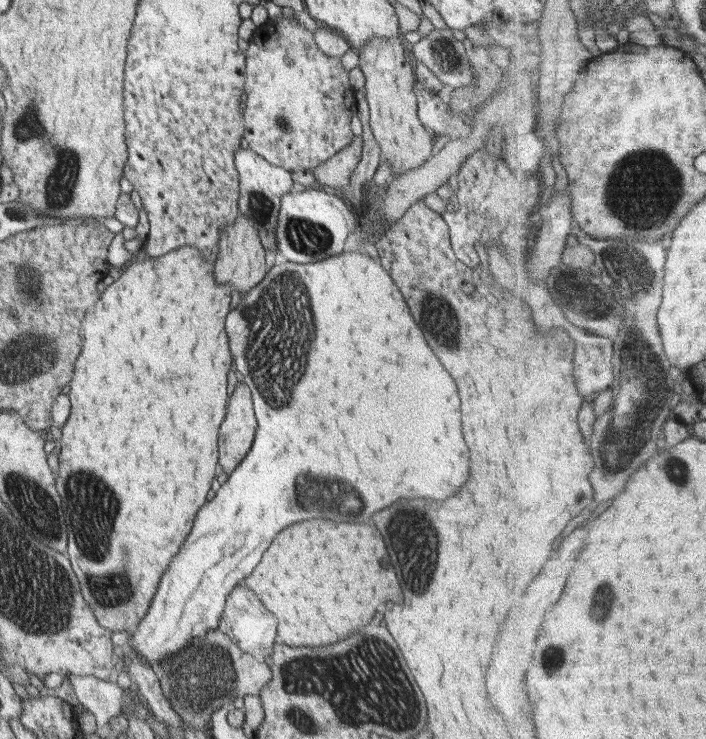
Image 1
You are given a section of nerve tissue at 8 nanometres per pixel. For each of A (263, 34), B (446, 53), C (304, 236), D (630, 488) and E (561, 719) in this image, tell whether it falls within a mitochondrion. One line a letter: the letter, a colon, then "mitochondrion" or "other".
A: other
B: mitochondrion
C: mitochondrion
D: other
E: other

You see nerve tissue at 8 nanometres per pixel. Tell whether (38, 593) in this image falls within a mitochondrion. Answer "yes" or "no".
yes

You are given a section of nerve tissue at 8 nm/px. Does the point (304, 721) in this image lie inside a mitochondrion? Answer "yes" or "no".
yes

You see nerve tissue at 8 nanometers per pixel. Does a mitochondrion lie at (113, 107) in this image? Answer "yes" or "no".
no

